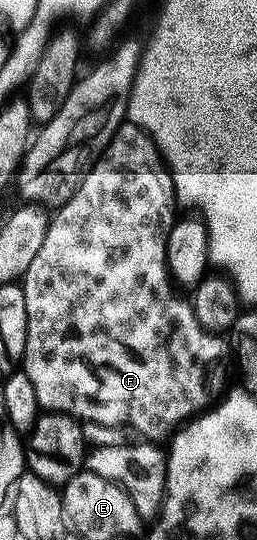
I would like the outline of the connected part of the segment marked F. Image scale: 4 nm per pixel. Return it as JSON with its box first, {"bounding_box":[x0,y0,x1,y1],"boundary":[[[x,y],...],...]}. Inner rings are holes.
{"bounding_box":[21,120,219,440],"boundary":[[[130,120],[123,121],[111,143],[104,148],[103,155],[84,176],[83,183],[77,188],[75,195],[54,211],[47,224],[45,244],[41,244],[33,264],[29,264],[21,279],[27,313],[27,335],[21,369],[29,376],[33,389],[37,391],[37,400],[44,411],[69,414],[83,422],[96,422],[106,426],[131,426],[144,439],[160,440],[159,438],[163,437],[166,439],[176,427],[193,418],[208,405],[207,373],[211,370],[211,362],[219,358],[218,352],[211,350],[216,335],[201,325],[190,301],[178,294],[180,291],[167,267],[167,234],[176,217],[175,185],[163,155],[155,147],[155,141],[147,135],[146,130],[133,125]]]}

